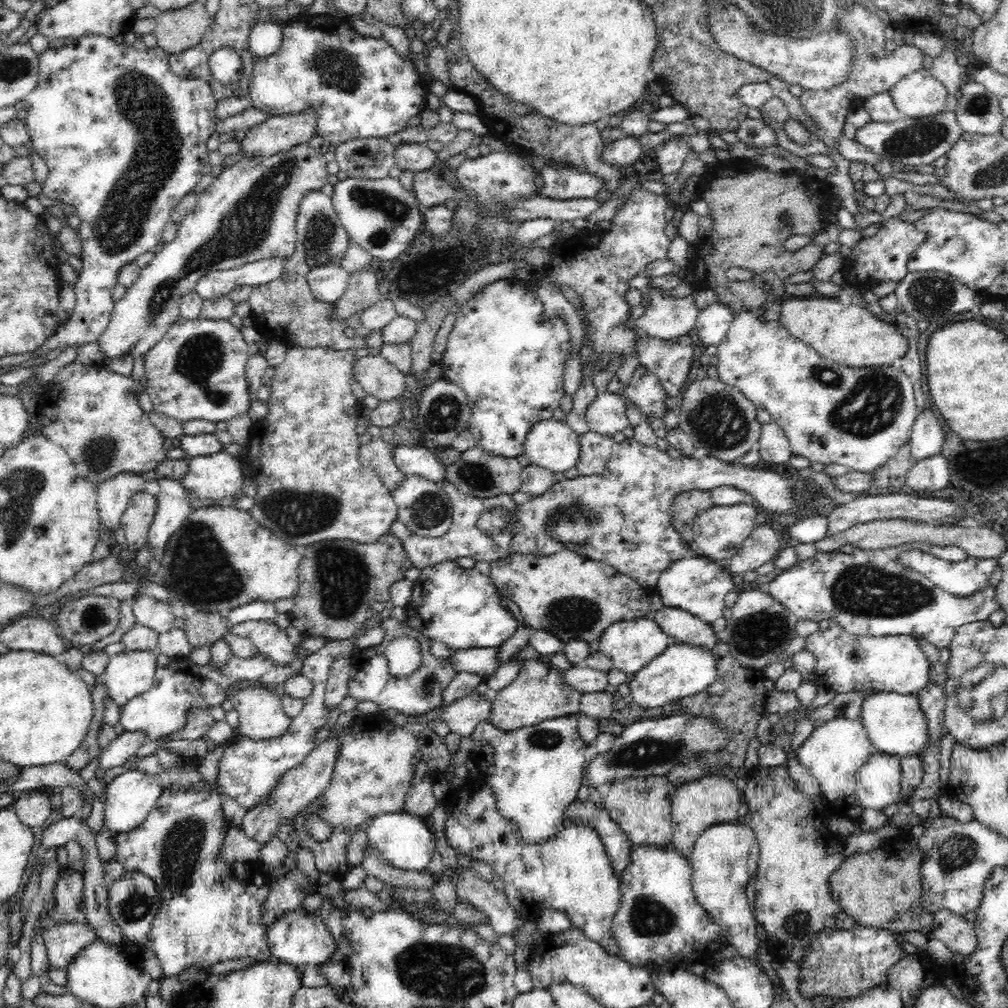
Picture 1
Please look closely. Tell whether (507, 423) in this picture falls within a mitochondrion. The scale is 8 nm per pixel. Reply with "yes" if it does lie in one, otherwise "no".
no

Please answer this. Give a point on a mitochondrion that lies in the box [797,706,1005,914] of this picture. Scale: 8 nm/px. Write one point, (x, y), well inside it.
(958, 852)

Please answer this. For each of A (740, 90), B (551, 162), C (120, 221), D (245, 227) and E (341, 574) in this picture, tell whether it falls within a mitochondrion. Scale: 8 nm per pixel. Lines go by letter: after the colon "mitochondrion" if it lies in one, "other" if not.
A: other
B: other
C: mitochondrion
D: mitochondrion
E: mitochondrion

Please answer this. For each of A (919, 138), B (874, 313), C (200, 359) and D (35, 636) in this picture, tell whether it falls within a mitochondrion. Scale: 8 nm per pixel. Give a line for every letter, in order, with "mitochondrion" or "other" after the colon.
A: mitochondrion
B: other
C: mitochondrion
D: other

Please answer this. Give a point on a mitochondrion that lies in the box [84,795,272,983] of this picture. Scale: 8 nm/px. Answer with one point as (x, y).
(179, 852)

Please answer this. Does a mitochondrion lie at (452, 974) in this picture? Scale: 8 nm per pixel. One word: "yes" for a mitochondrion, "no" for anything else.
yes

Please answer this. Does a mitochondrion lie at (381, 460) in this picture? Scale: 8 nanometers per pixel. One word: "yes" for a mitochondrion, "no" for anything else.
no

